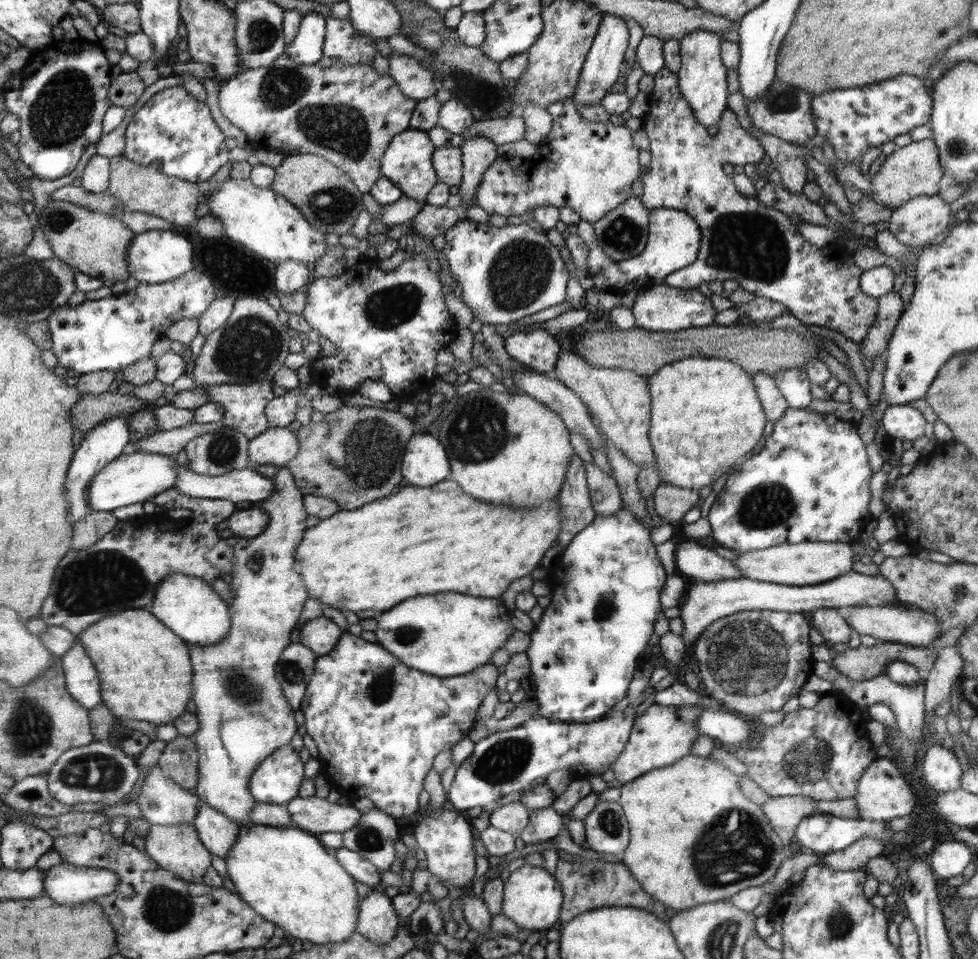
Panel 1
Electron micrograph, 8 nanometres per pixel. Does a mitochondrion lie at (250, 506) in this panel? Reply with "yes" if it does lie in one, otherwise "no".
no

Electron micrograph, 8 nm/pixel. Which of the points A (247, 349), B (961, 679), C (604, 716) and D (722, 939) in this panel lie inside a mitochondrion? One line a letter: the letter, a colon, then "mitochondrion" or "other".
A: mitochondrion
B: other
C: other
D: mitochondrion

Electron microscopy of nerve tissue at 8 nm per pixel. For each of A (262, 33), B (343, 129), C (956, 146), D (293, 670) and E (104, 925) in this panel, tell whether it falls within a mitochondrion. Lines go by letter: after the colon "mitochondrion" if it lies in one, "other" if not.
A: mitochondrion
B: mitochondrion
C: mitochondrion
D: mitochondrion
E: other

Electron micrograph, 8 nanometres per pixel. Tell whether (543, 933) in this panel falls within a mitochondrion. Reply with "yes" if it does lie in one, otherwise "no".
no

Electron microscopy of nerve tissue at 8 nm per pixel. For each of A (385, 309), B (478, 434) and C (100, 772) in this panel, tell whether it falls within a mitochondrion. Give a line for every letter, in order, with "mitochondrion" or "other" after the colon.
A: mitochondrion
B: mitochondrion
C: mitochondrion

